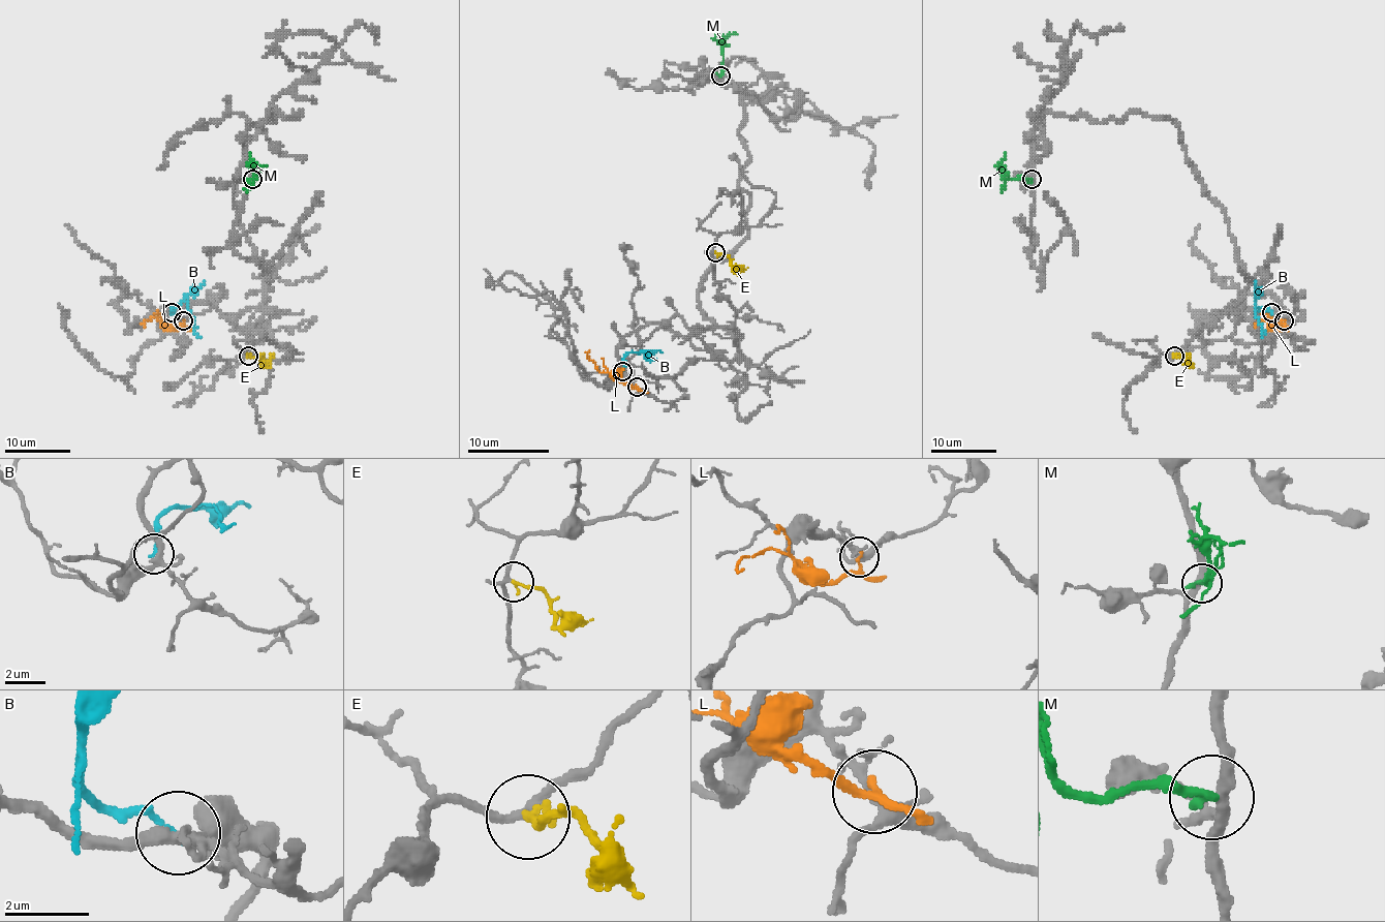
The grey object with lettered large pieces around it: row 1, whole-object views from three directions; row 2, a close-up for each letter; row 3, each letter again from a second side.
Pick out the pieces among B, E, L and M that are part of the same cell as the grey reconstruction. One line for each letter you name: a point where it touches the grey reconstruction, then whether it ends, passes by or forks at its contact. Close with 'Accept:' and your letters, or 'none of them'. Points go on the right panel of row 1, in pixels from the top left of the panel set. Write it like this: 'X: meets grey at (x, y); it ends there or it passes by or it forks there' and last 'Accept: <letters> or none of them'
E: meets grey at (1174, 356); it ends there
Accept: E

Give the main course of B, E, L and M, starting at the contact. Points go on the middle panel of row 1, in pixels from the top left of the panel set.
B: (621, 370), (623, 358), (629, 352), (646, 352), (650, 362), (656, 358)
E: (715, 253), (735, 265), (747, 267)
L: (636, 387), (602, 372), (587, 357), (589, 350)
M: (720, 77), (722, 44), (720, 40), (717, 44)

